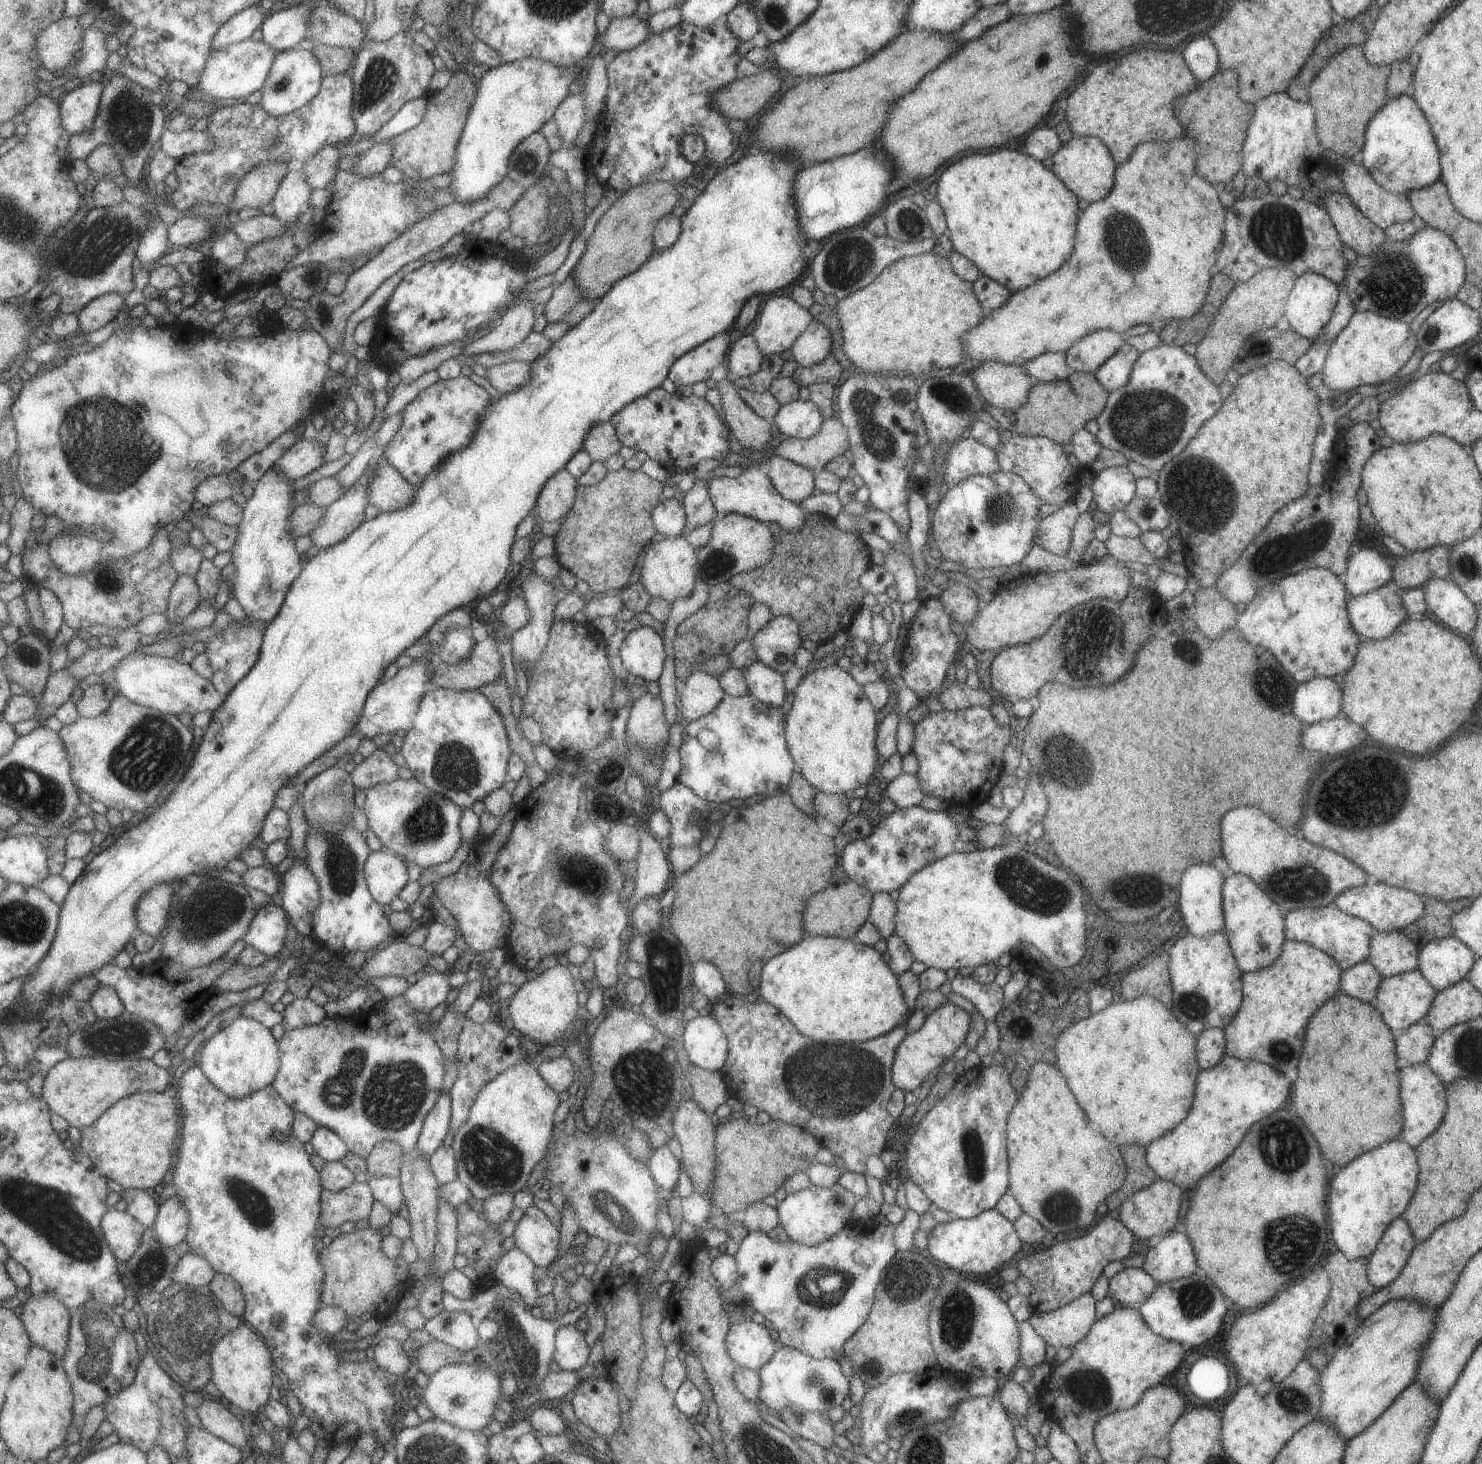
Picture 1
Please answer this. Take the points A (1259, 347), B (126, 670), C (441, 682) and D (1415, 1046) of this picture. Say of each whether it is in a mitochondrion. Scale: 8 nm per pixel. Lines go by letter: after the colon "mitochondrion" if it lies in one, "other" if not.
A: other
B: other
C: other
D: other

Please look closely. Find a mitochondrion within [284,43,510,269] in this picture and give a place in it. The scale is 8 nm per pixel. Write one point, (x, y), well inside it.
(380, 79)

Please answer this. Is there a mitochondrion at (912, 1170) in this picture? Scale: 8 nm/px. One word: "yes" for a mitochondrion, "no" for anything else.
no

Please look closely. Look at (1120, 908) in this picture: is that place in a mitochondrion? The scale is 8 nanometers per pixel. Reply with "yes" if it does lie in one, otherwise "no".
yes

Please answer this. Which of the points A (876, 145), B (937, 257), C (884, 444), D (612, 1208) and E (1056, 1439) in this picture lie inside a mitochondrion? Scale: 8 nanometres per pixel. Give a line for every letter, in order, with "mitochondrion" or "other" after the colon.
A: other
B: other
C: mitochondrion
D: mitochondrion
E: other

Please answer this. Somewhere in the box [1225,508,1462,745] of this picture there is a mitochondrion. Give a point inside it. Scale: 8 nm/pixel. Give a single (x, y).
(1278, 554)

